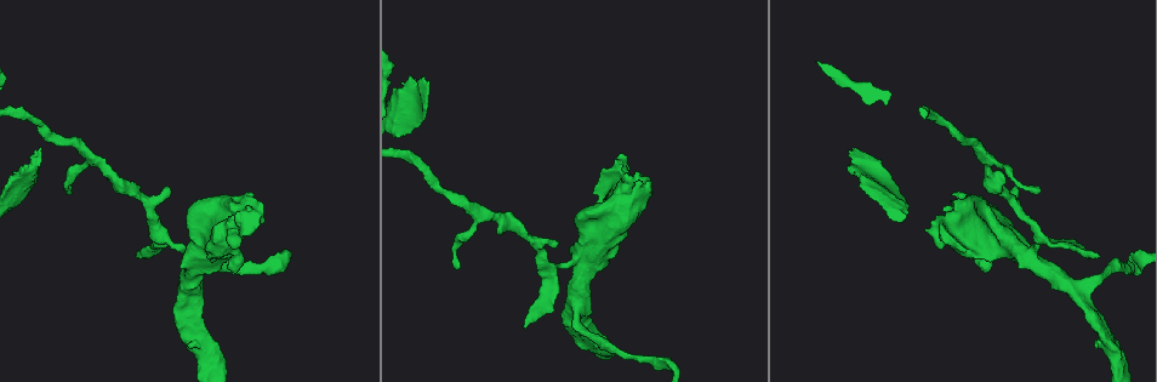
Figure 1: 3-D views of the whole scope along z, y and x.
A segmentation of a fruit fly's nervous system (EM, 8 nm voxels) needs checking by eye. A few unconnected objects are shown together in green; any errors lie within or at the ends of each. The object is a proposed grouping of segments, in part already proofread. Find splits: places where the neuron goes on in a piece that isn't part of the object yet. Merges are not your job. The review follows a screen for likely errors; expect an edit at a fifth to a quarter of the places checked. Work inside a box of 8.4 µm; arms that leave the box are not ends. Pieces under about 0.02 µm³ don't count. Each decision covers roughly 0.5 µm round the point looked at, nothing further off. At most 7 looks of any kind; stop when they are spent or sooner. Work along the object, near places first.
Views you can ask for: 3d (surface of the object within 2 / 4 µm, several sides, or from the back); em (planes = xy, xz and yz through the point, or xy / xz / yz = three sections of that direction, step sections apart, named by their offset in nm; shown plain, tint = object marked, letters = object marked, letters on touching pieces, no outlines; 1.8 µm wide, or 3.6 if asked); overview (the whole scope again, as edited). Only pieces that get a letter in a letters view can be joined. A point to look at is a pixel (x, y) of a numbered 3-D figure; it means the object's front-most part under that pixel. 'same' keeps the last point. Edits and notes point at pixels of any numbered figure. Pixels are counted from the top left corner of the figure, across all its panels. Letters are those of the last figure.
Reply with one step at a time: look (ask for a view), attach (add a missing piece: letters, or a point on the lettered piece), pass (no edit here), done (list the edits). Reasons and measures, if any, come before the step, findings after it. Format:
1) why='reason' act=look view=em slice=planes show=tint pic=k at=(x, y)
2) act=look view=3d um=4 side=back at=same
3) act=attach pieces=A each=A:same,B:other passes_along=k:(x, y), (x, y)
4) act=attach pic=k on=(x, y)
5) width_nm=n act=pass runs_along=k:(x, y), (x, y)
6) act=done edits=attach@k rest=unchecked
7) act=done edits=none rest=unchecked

why='branch stops here' act=look view=3d um=2 pic=1 at=(556, 242)

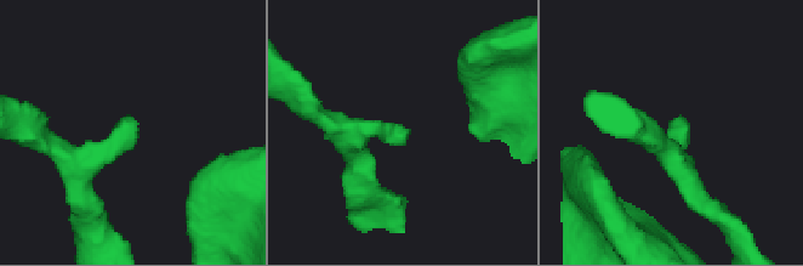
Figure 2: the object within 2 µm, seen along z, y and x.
why='shape alone is not enough' act=look view=em slice=xy step=16 show=tint pic=2 at=(407, 137)

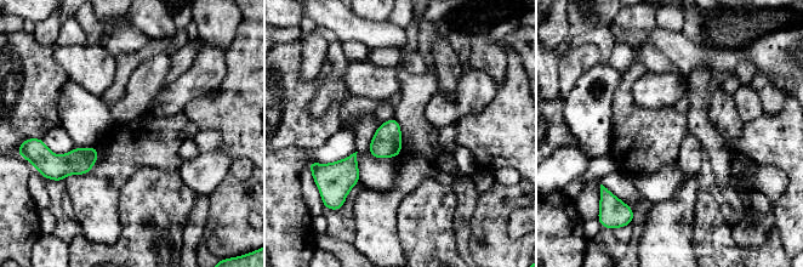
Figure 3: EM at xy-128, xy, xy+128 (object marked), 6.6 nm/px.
why='see the neighbours' act=look view=em slice=xy step=16 show=letters at=same

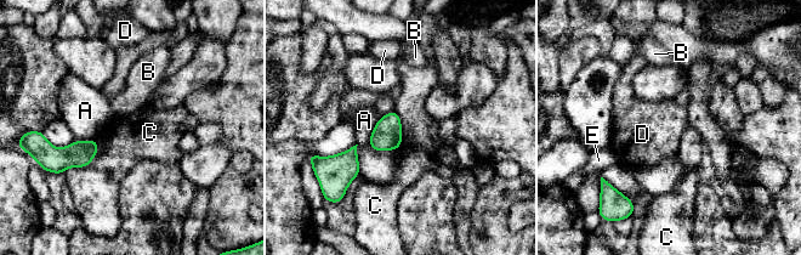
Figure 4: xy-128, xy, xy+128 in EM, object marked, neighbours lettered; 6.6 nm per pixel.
width_nm=190 act=pass each=A:other,B:other,C:other,D:other,E:other border=4:(100, 142), (85, 166), (63, 173) found='none of them fits'

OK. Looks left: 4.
why='branch stops here' act=look view=em slice=planes show=letters pic=1 at=(41, 148)

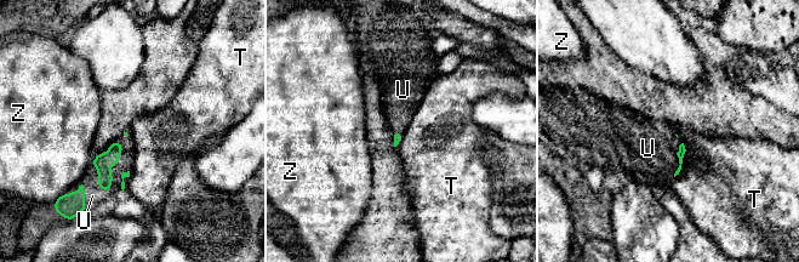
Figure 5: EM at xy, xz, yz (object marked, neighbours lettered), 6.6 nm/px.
act=attach pieces=U each=T:other,U:same,Z:other found='it goes on there'

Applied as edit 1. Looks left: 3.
why='tapers out' act=look view=3d um=2 pic=1 at=(525, 325)

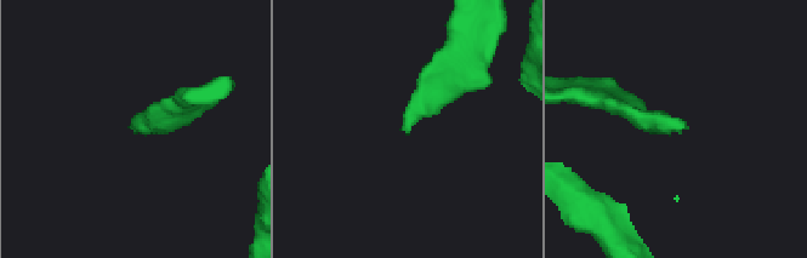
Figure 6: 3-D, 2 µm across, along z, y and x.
why='need the tissue' act=look view=em slice=planes show=letters pic=6 at=(400, 130)

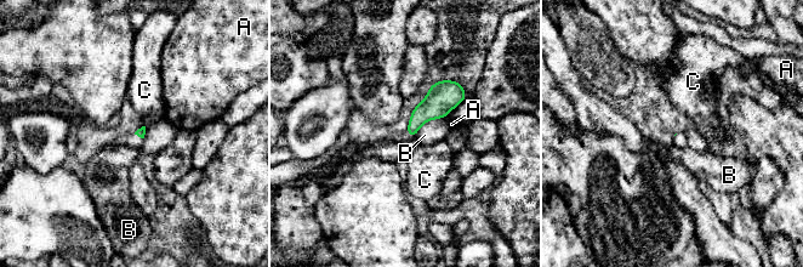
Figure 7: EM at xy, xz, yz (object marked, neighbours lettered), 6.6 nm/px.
act=pass each=A:other,B:other,C:other border=7:(445, 118), (427, 120), (414, 137) found='no lettered piece goes on from it'

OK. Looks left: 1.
act=done edits=attach@5 rest=unchecked

